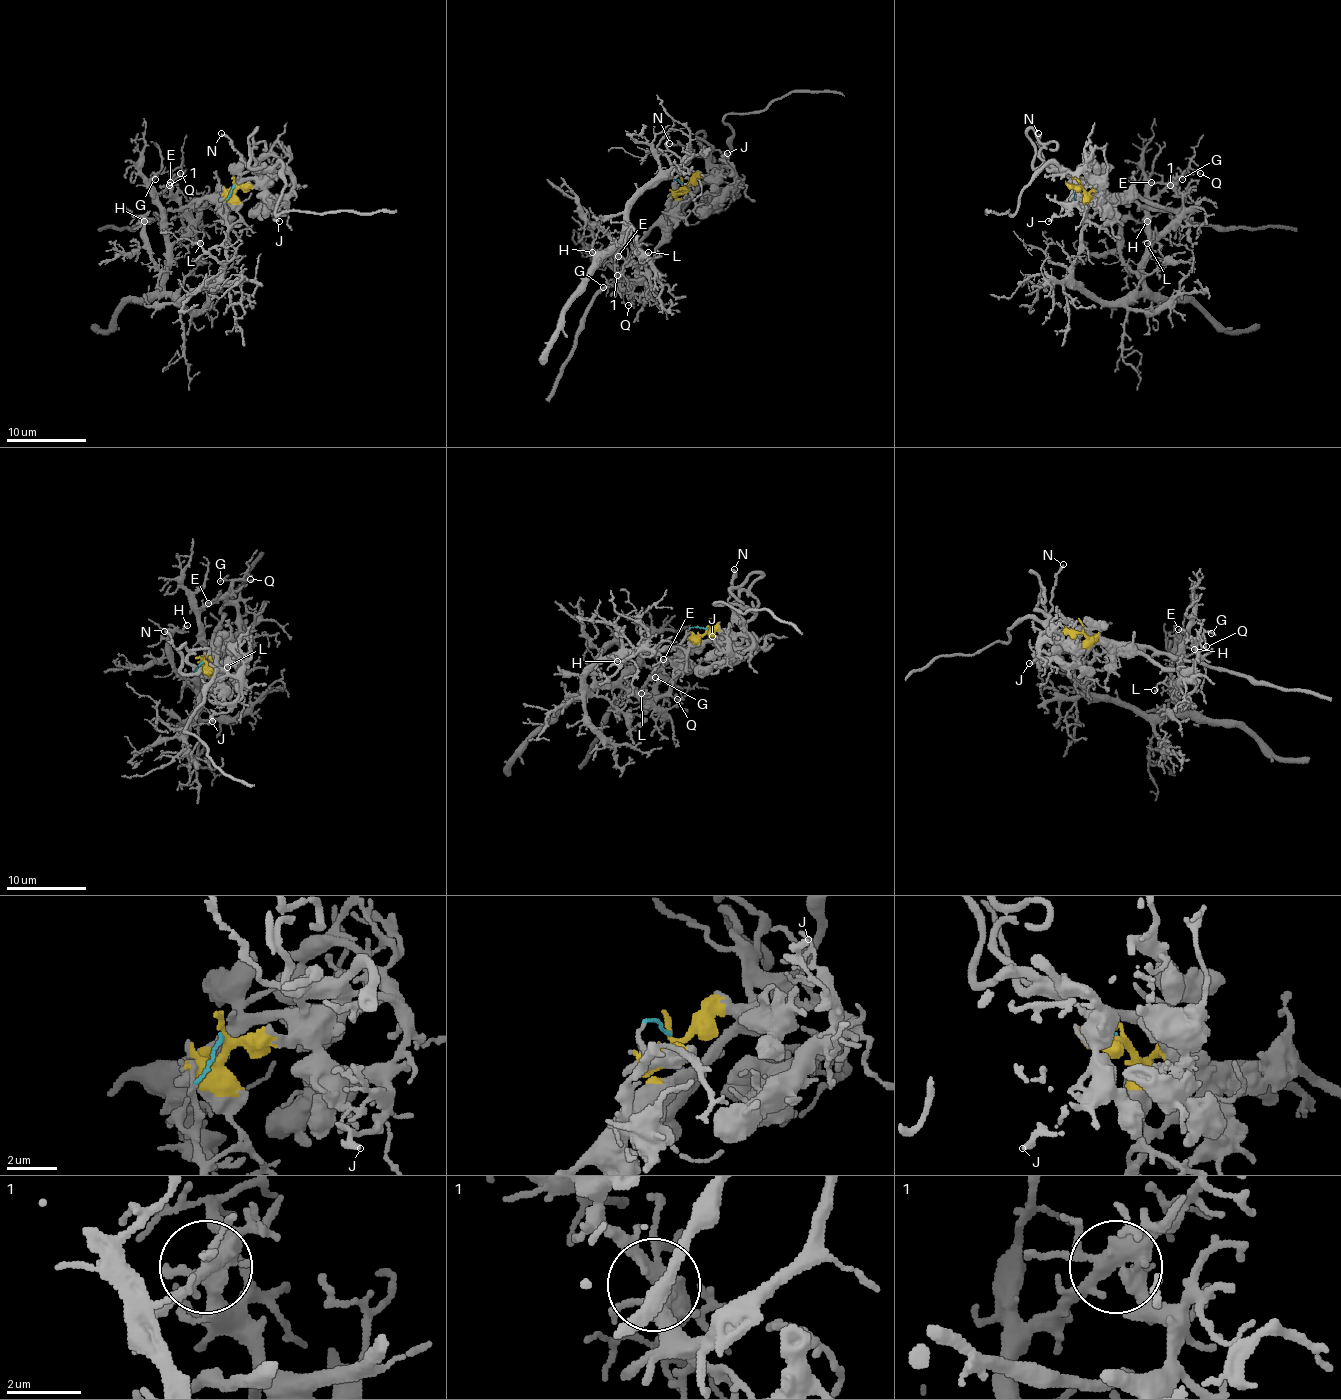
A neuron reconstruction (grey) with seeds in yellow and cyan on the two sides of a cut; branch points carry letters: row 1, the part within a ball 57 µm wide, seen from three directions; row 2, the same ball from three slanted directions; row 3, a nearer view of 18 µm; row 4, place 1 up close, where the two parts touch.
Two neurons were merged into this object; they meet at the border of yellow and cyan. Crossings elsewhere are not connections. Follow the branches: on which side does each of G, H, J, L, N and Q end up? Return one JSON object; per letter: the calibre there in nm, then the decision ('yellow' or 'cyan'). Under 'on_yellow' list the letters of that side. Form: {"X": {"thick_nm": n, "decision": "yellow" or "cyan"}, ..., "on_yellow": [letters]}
{"G": {"thick_nm": 80, "decision": "cyan"}, "H": {"thick_nm": 190, "decision": "cyan"}, "J": {"thick_nm": 280, "decision": "yellow"}, "L": {"thick_nm": 140, "decision": "cyan"}, "N": {"thick_nm": 200, "decision": "yellow"}, "Q": {"thick_nm": 180, "decision": "cyan"}, "on_yellow": ["J", "N"]}

